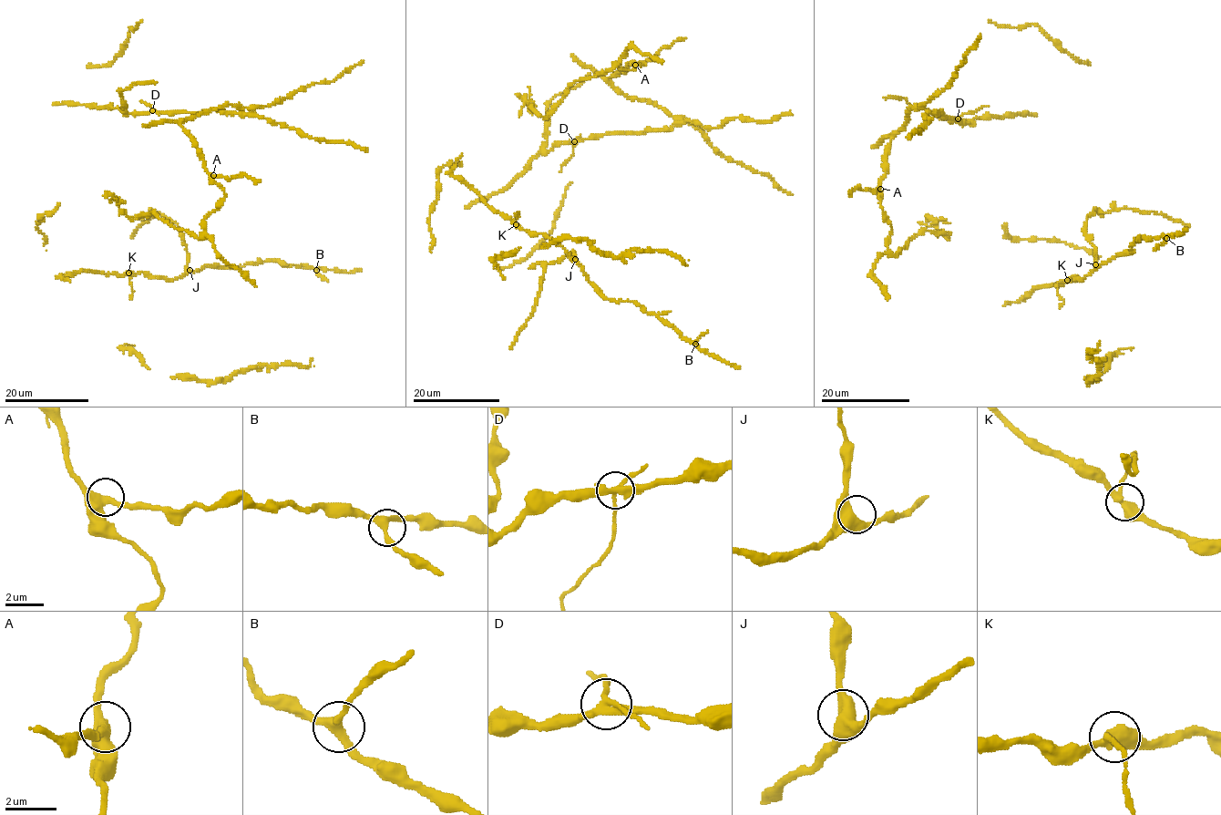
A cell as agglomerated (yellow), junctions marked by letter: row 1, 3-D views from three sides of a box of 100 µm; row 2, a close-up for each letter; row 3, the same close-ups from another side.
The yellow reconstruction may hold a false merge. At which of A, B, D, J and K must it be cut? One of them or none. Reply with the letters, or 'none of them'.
D

